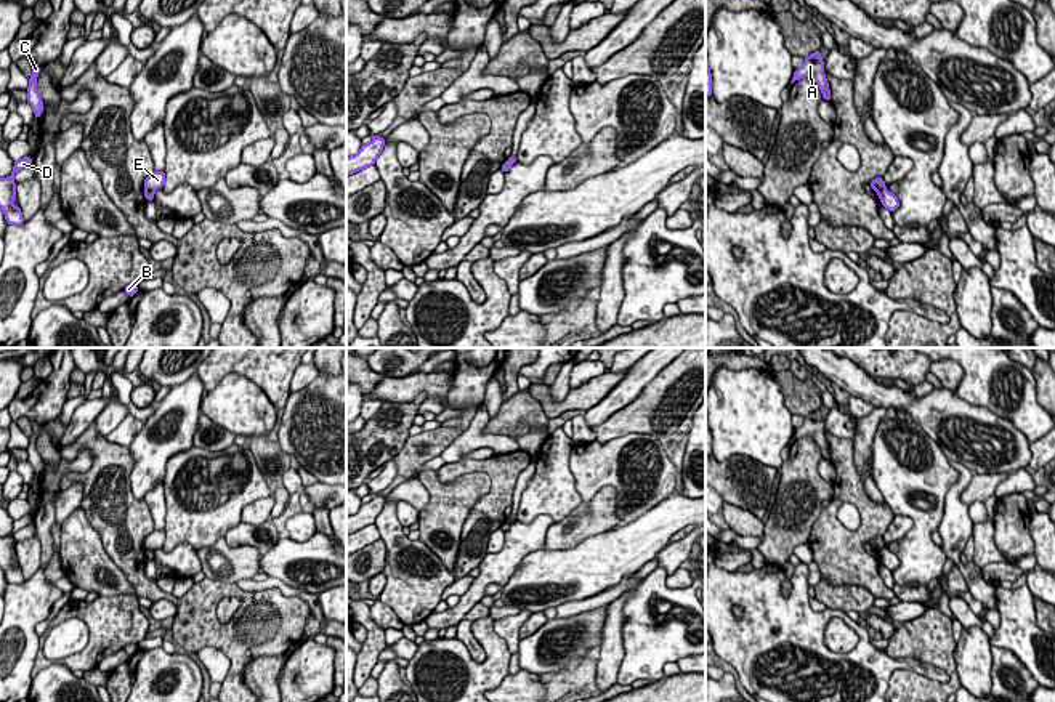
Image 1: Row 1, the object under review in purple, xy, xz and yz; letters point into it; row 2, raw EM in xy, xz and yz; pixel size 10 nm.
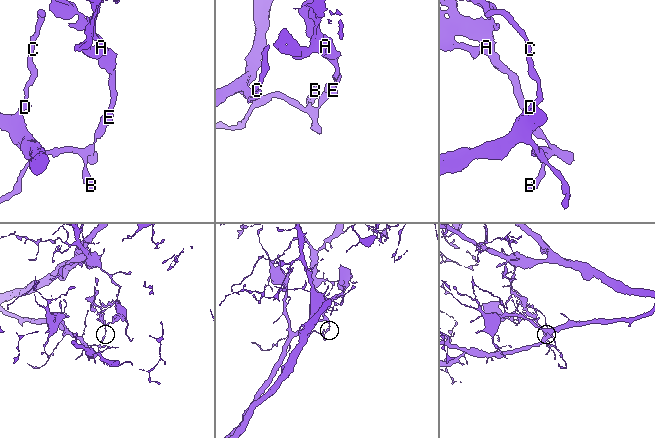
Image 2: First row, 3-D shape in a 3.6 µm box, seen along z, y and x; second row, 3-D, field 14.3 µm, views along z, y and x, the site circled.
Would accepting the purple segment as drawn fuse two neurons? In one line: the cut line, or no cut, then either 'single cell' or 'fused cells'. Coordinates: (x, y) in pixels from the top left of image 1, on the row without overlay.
cut in yz along (884, 545), (879, 550); fused cells

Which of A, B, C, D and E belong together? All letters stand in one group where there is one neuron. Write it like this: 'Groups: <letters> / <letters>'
Groups: A E / B C D

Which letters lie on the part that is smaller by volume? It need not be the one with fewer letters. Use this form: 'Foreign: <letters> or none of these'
Foreign: A, E

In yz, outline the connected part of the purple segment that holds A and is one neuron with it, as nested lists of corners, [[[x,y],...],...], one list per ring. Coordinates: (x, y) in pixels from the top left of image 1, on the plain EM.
[[[819,409],[805,417],[800,428],[794,430],[792,441],[800,439],[806,434],[813,436],[818,446],[821,447],[823,458],[831,460],[829,442],[824,434],[824,418],[821,417]]]

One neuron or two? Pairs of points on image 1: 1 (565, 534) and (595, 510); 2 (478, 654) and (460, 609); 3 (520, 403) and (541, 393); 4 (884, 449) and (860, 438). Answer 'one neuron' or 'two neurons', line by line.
1: one neuron
2: two neurons
3: two neurons
4: two neurons

